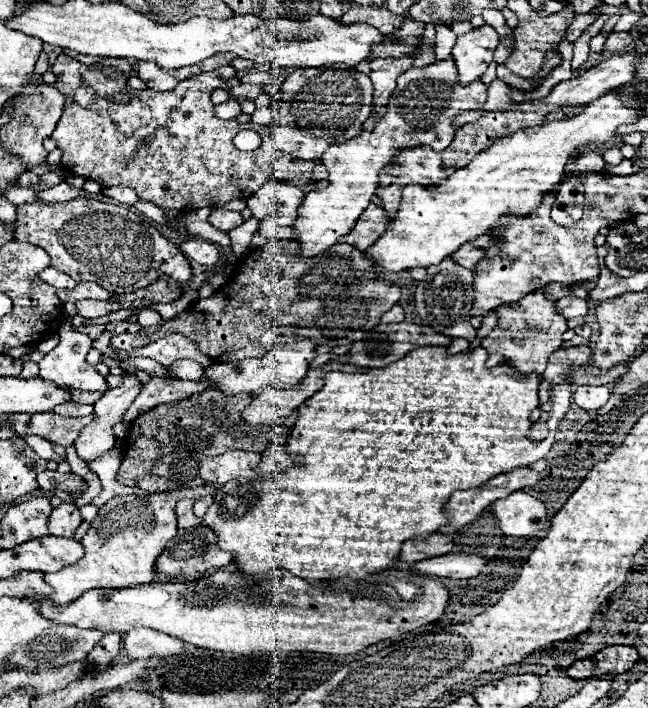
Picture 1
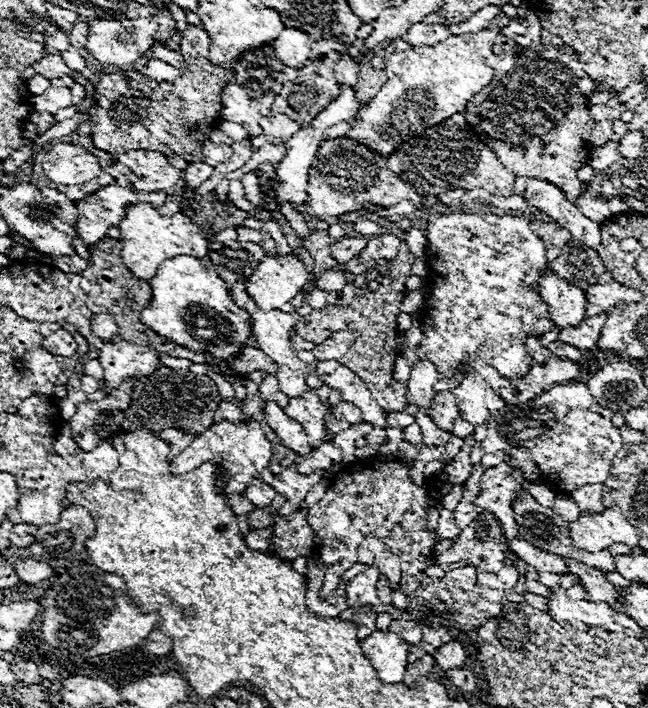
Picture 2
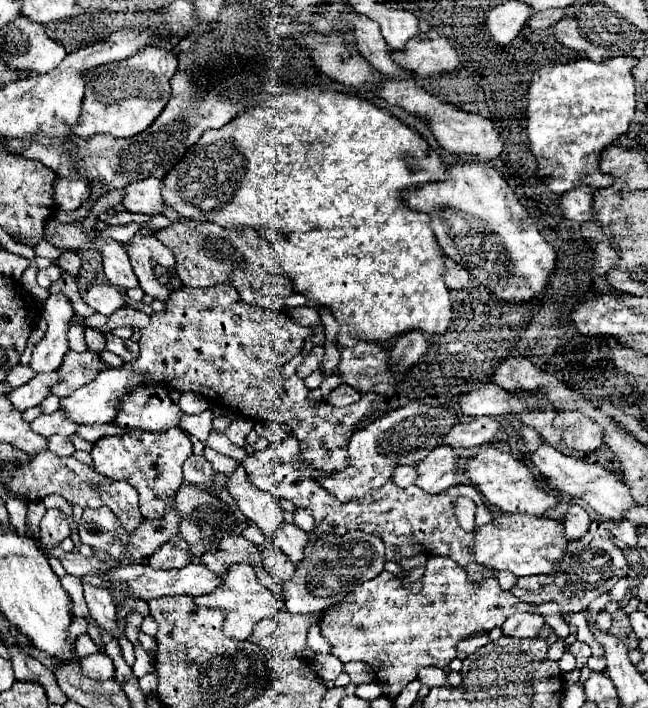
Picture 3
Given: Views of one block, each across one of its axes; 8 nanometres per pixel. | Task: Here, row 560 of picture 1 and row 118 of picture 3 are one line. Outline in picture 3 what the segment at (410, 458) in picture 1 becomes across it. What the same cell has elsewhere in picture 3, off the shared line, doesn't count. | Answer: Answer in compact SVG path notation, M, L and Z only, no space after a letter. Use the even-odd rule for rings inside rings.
M300 86L294 92L282 94L278 98L272 98L252 110L246 110L242 116L230 120L220 130L208 130L204 136L186 152L186 156L164 176L164 202L172 206L180 216L186 216L196 222L214 222L224 228L242 230L242 228L254 228L258 234L270 242L270 246L276 250L278 264L282 272L286 272L288 280L292 282L294 292L306 296L308 302L314 306L328 308L340 330L336 334L336 342L340 346L354 346L358 340L364 342L386 342L390 338L396 338L408 330L418 330L424 334L444 334L452 320L452 306L450 306L450 292L444 284L442 272L442 248L438 246L434 232L430 230L430 216L422 212L412 212L400 202L400 192L408 186L416 186L420 182L440 180L444 174L442 160L438 152L410 126L394 118L390 112L376 108L368 100L362 100L358 96L348 96L344 92L336 90L316 90L316 86ZM404 154L412 154L418 160L420 170L416 174L410 174L408 164L404 162Z

